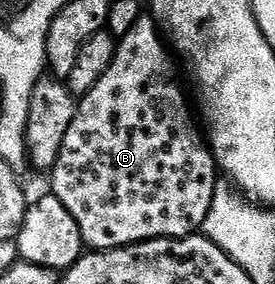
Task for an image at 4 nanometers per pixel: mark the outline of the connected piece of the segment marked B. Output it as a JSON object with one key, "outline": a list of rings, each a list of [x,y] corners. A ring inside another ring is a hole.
{"outline":[[[140,18],[136,21],[136,25],[132,25],[132,33],[118,40],[116,57],[112,57],[112,65],[108,65],[108,73],[104,73],[104,77],[100,77],[100,81],[92,85],[87,95],[77,100],[78,108],[72,117],[72,125],[68,125],[68,133],[64,133],[64,145],[60,145],[60,153],[56,157],[48,178],[54,186],[51,187],[52,194],[60,201],[60,205],[64,205],[64,209],[68,209],[68,213],[72,213],[76,225],[80,225],[80,237],[83,244],[90,251],[114,251],[118,247],[130,247],[134,243],[143,243],[149,239],[185,239],[187,235],[201,232],[204,217],[208,217],[214,188],[220,182],[220,168],[214,161],[214,152],[210,149],[199,120],[196,115],[196,120],[194,120],[194,115],[190,112],[190,103],[186,100],[186,91],[182,88],[181,81],[178,80],[178,71],[174,68],[173,58],[175,59],[175,56],[158,24],[153,18]]]}

